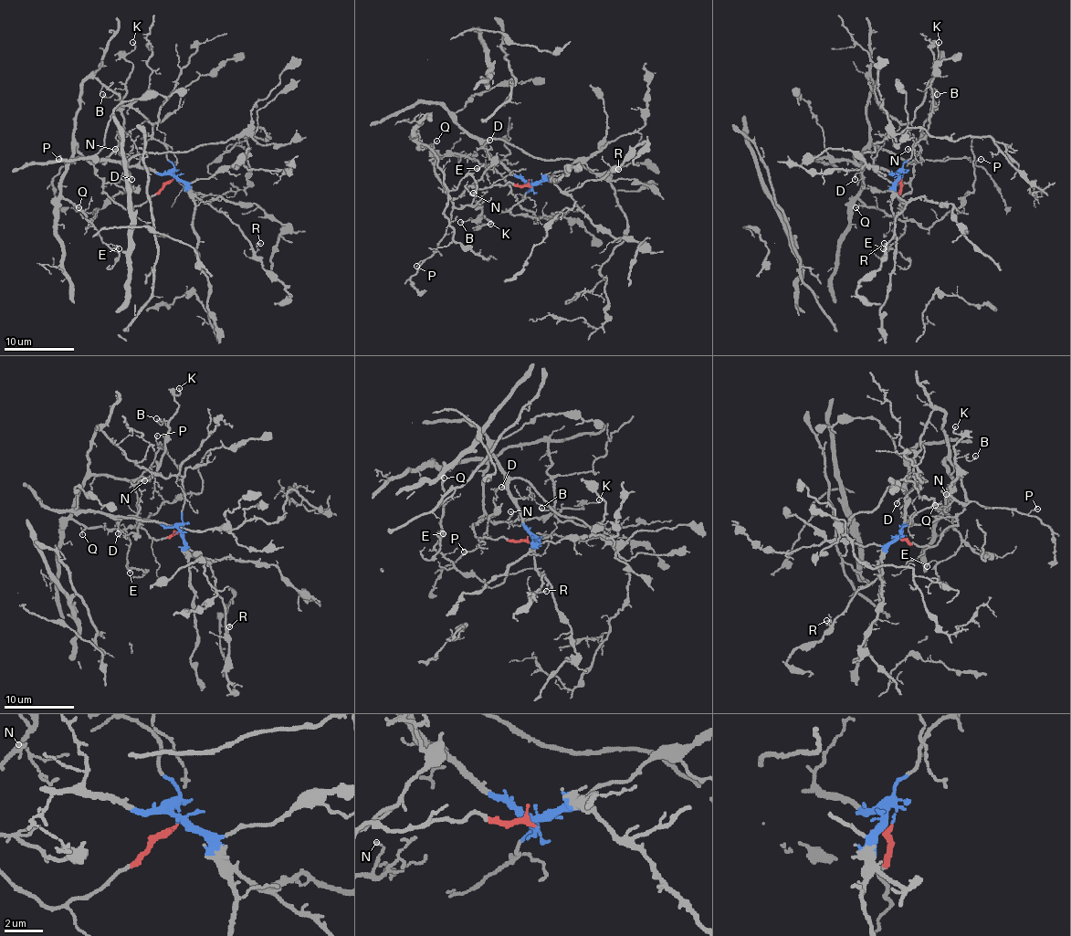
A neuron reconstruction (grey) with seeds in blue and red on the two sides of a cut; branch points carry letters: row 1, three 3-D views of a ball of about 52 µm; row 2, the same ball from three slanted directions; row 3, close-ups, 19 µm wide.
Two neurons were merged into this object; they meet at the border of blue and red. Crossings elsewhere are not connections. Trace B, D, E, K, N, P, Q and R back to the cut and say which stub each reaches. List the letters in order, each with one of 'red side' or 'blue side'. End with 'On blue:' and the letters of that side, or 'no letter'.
B: red side
D: blue side
E: red side
K: red side
N: red side
P: red side
Q: red side
R: blue side
On blue: D, R

